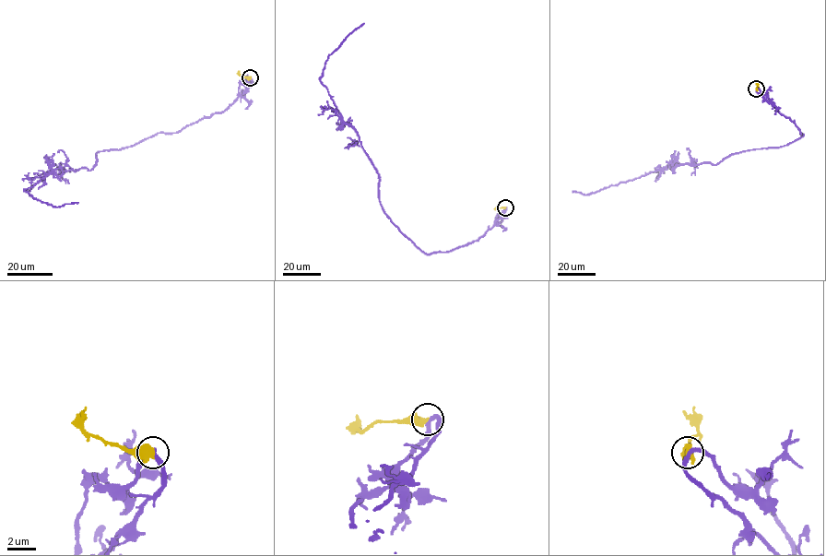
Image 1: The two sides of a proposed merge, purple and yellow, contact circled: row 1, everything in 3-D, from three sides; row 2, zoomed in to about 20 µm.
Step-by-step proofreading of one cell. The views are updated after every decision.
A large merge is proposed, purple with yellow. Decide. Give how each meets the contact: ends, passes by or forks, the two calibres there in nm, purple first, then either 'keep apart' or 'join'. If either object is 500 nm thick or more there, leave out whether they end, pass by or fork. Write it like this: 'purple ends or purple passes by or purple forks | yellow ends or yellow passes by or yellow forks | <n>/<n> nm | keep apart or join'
300/600 nm | keep apart

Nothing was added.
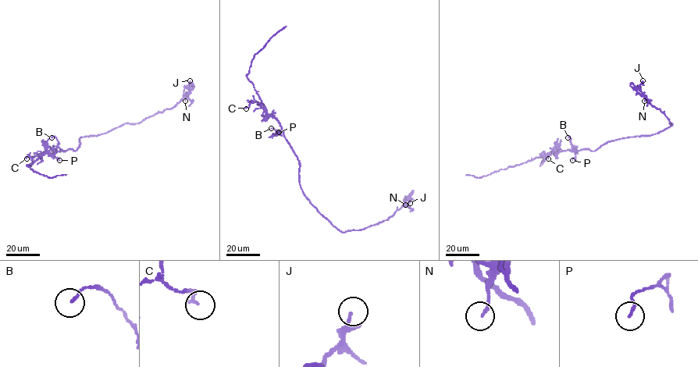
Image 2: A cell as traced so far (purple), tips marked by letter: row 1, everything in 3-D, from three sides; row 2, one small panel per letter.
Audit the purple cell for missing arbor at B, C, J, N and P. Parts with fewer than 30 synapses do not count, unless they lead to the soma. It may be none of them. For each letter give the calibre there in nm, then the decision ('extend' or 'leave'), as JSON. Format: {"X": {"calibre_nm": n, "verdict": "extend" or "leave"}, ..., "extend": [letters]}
{"B": {"calibre_nm": 120, "verdict": "leave"}, "C": {"calibre_nm": 170, "verdict": "leave"}, "J": {"calibre_nm": 120, "verdict": "leave"}, "N": {"calibre_nm": 130, "verdict": "leave"}, "P": {"calibre_nm": 120, "verdict": "leave"}, "extend": []}

